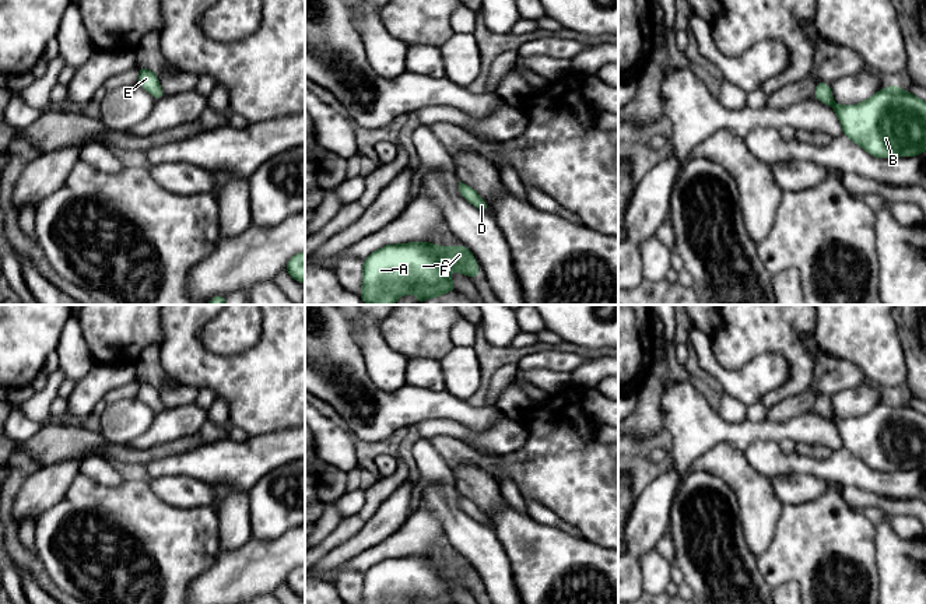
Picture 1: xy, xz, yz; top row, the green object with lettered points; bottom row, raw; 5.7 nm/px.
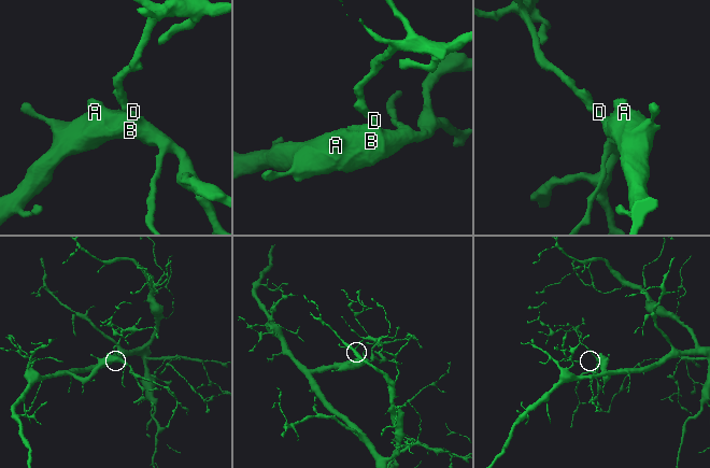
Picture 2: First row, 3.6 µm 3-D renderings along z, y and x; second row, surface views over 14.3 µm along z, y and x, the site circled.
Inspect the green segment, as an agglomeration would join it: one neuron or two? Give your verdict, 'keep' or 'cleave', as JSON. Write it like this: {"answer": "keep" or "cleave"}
{"answer": "keep"}

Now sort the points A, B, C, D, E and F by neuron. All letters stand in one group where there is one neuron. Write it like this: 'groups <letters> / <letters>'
groups A B C D E F

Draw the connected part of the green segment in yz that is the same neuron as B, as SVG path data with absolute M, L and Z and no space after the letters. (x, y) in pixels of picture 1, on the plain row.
M818 394L814 411L835 424L842 447L871 470L913 470L926 464L926 414L897 398L859 418L836 418L831 398Z

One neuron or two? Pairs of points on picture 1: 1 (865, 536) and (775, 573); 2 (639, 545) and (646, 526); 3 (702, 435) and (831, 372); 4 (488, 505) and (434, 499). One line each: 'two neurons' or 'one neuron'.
1: one neuron
2: one neuron
3: two neurons
4: two neurons

